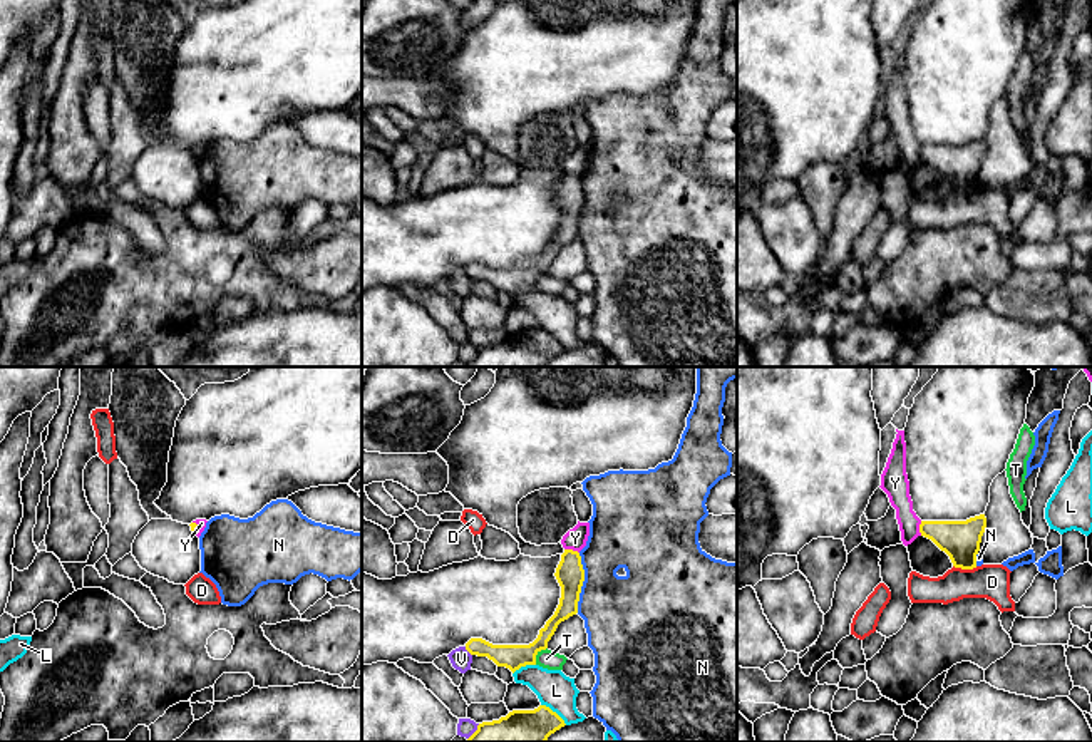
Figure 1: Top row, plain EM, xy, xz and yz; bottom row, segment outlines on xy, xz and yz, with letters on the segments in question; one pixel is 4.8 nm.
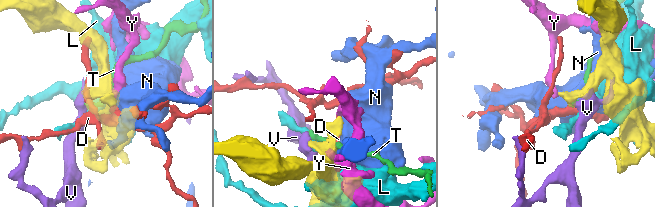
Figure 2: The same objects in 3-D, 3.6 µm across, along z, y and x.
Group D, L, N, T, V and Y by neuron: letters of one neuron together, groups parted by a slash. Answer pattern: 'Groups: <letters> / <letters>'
Groups: D / L / N / T / V / Y

